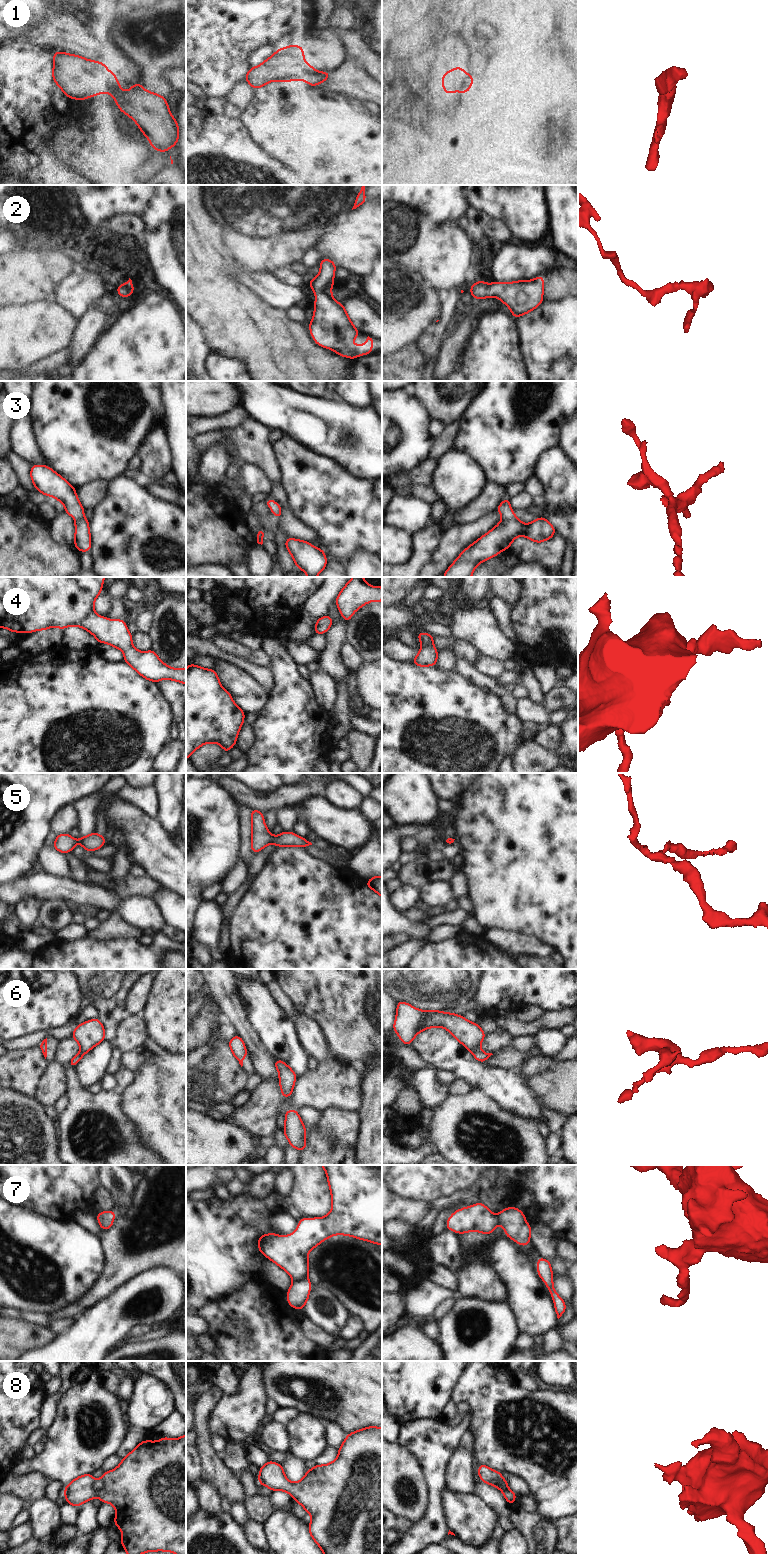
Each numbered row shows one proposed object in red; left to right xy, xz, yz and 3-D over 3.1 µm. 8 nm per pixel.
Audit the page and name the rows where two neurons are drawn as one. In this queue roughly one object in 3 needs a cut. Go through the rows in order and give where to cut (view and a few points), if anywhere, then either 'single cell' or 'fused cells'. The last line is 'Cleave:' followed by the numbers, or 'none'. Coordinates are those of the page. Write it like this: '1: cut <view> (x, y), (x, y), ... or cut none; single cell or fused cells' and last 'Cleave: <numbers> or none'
1: cut none; single cell
2: cut none; single cell
3: cut none; single cell
4: cut none; single cell
5: cut none; single cell
6: cut none; single cell
7: cut xz (306, 1277), (293, 1282); fused cells
8: cut none; single cell
Cleave: 7

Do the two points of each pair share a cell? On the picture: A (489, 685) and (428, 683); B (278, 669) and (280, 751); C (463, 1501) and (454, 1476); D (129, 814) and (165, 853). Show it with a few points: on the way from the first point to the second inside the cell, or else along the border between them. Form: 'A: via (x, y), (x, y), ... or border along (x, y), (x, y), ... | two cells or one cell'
A: border along (457, 672), (480, 688), (495, 693), (498, 696) | two cells
B: via (284, 689), (284, 731) | one cell
C: border along (446, 1486), (453, 1491), (472, 1492) | two cells
D: via (136, 824), (155, 843) | one cell

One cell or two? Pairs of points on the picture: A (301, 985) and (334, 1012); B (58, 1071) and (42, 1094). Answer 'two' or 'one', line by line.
A: one
B: one

